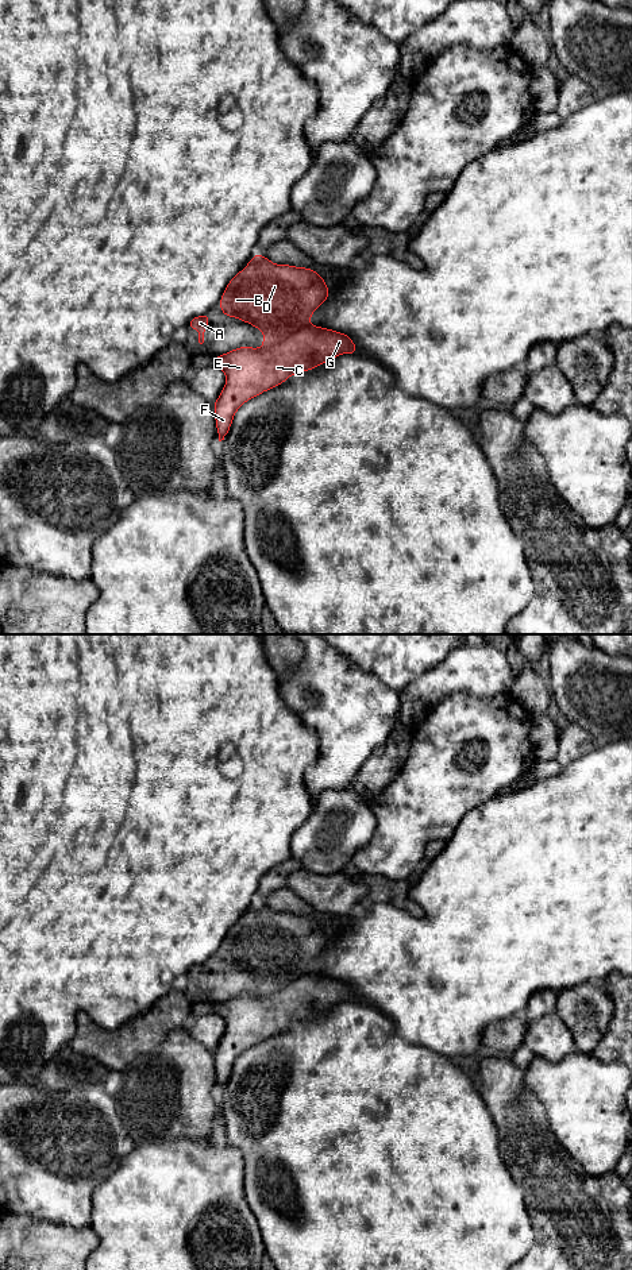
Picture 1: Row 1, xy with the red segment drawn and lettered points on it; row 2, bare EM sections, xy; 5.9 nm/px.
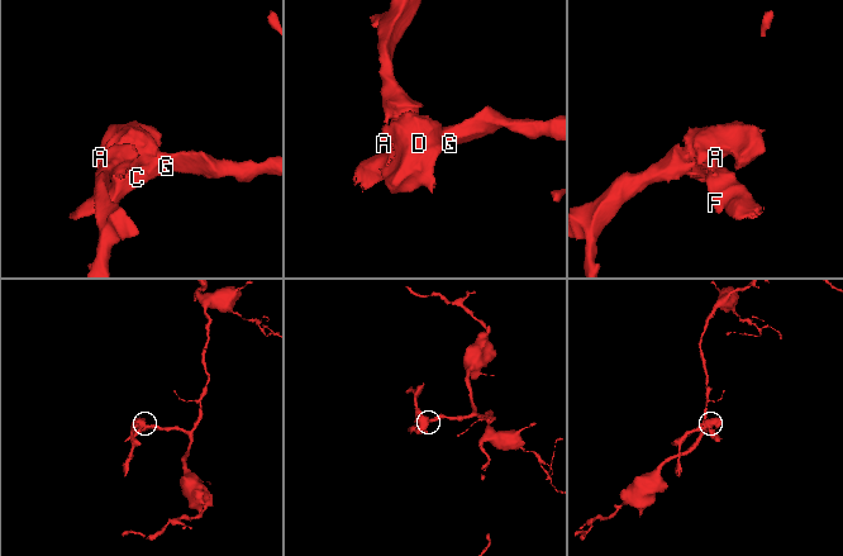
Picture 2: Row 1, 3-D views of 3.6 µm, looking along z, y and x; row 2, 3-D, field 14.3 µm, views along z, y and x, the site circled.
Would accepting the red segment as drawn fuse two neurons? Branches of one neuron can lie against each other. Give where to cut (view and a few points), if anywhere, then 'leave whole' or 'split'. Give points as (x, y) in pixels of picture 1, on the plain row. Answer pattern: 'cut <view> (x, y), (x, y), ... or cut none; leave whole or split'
cut xy (308, 972), (289, 984), (264, 995); split

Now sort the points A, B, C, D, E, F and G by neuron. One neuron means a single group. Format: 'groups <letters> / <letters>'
groups A B D / C E F G

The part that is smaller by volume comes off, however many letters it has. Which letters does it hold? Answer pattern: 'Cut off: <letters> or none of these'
Cut off: A, B, D

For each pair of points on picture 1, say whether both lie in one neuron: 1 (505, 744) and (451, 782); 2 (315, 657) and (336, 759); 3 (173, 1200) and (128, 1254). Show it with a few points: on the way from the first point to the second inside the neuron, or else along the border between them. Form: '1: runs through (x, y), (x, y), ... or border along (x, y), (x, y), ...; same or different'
1: runs through (490, 759), (480, 774), (466, 776); same
2: runs through (324, 683), (326, 690), (336, 701), (336, 733); same
3: runs through (169, 1213), (142, 1240); same

